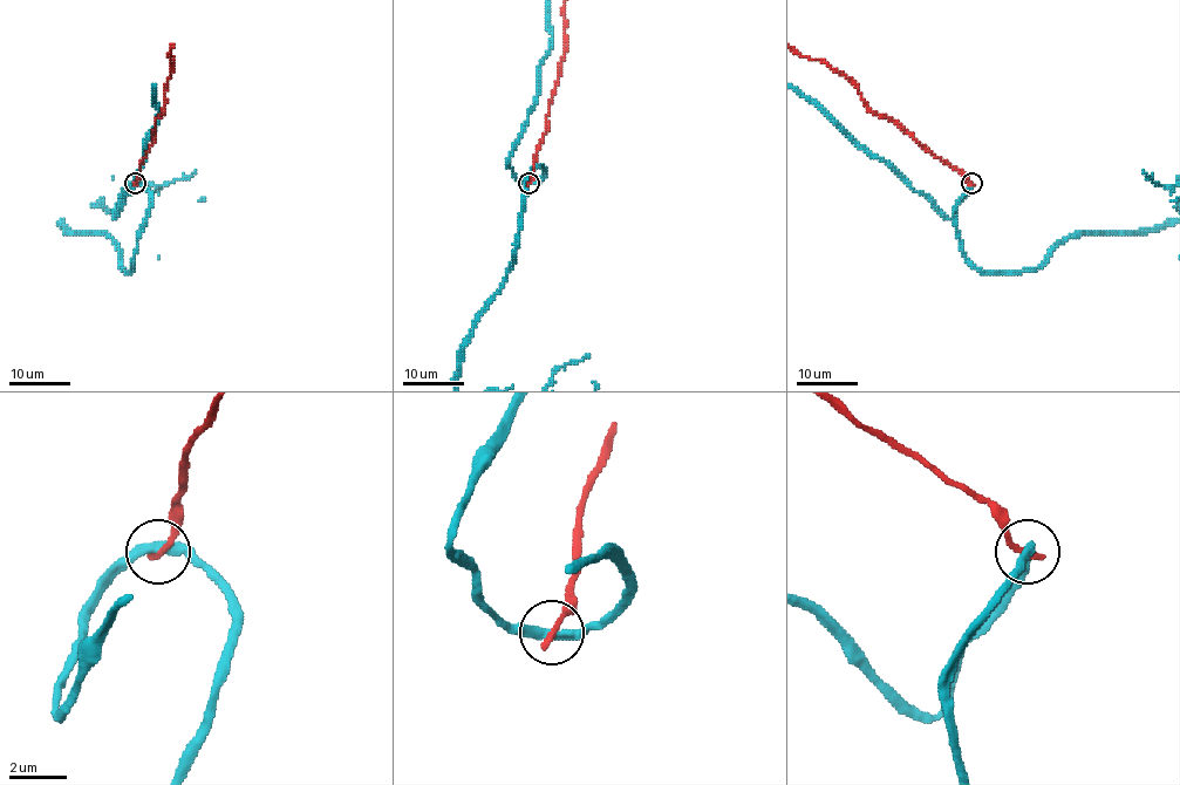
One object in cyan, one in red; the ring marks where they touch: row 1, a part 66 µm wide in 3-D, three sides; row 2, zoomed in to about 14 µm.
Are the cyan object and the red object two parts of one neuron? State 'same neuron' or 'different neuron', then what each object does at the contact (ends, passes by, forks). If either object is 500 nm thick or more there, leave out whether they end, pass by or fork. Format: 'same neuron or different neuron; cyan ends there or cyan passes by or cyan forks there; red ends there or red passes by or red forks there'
different neuron; cyan passes by; red ends there

